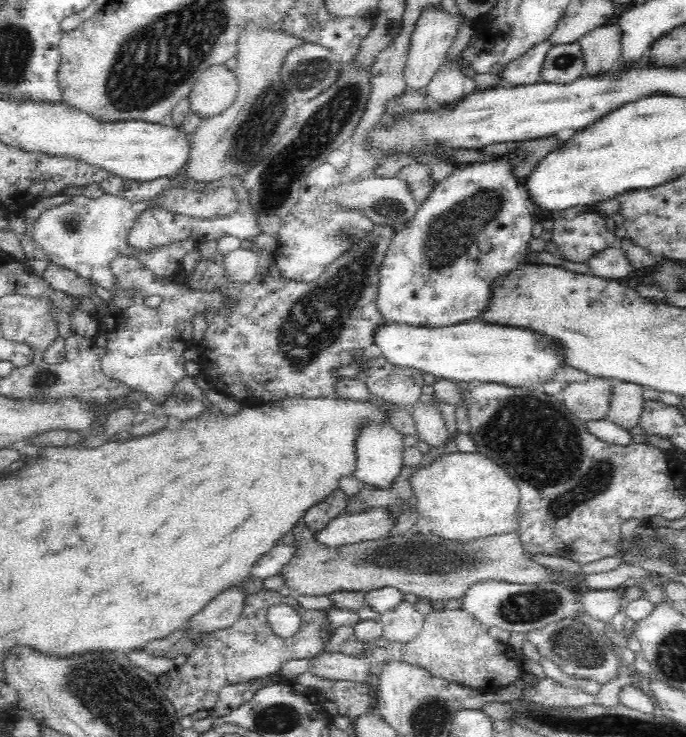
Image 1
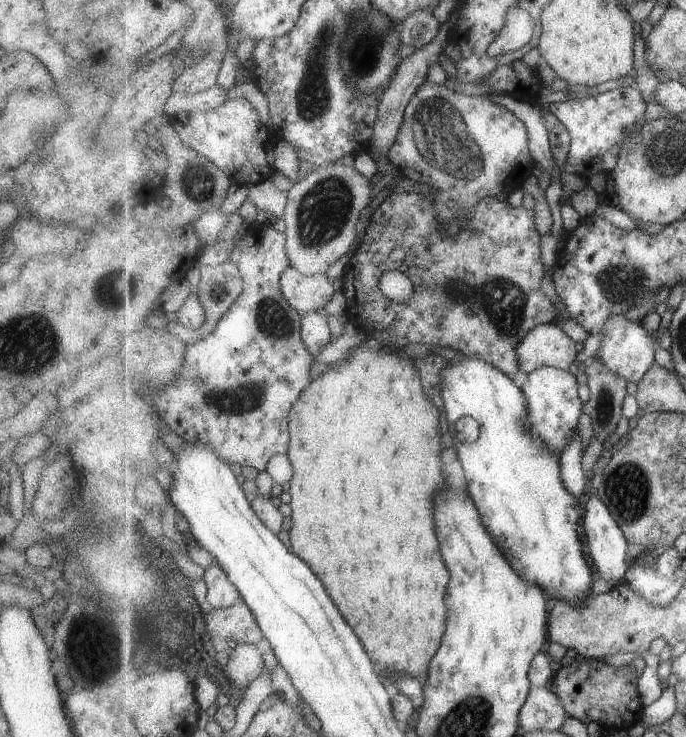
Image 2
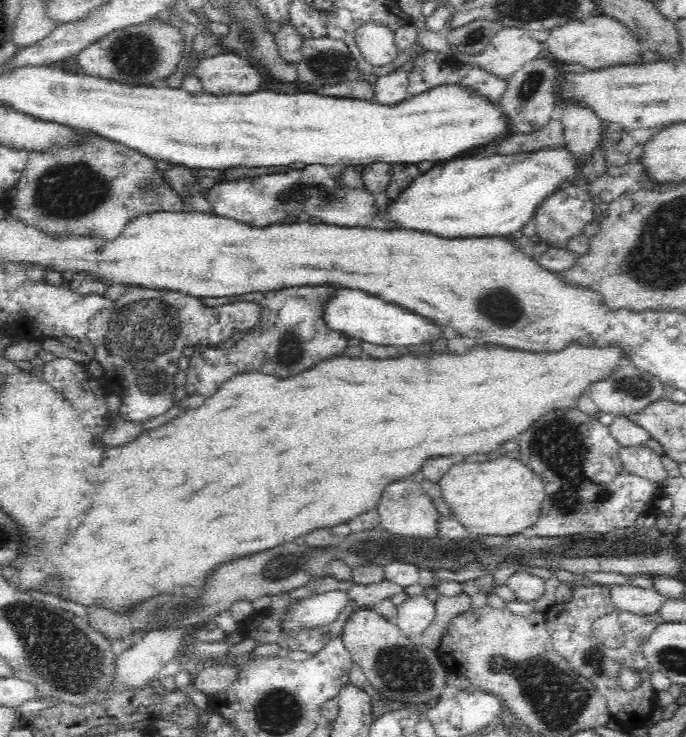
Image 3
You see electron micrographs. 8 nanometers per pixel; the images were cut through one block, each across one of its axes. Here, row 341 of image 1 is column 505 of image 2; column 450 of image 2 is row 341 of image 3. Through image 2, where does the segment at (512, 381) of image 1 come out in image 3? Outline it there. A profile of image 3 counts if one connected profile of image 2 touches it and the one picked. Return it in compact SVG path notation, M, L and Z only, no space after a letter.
M337 288L333 293L321 308L323 323L326 328L343 333L348 338L358 338L370 344L400 346L430 341L438 336L448 336L447 330L434 325L427 318L408 312L394 303L385 302L369 292L353 288Z

